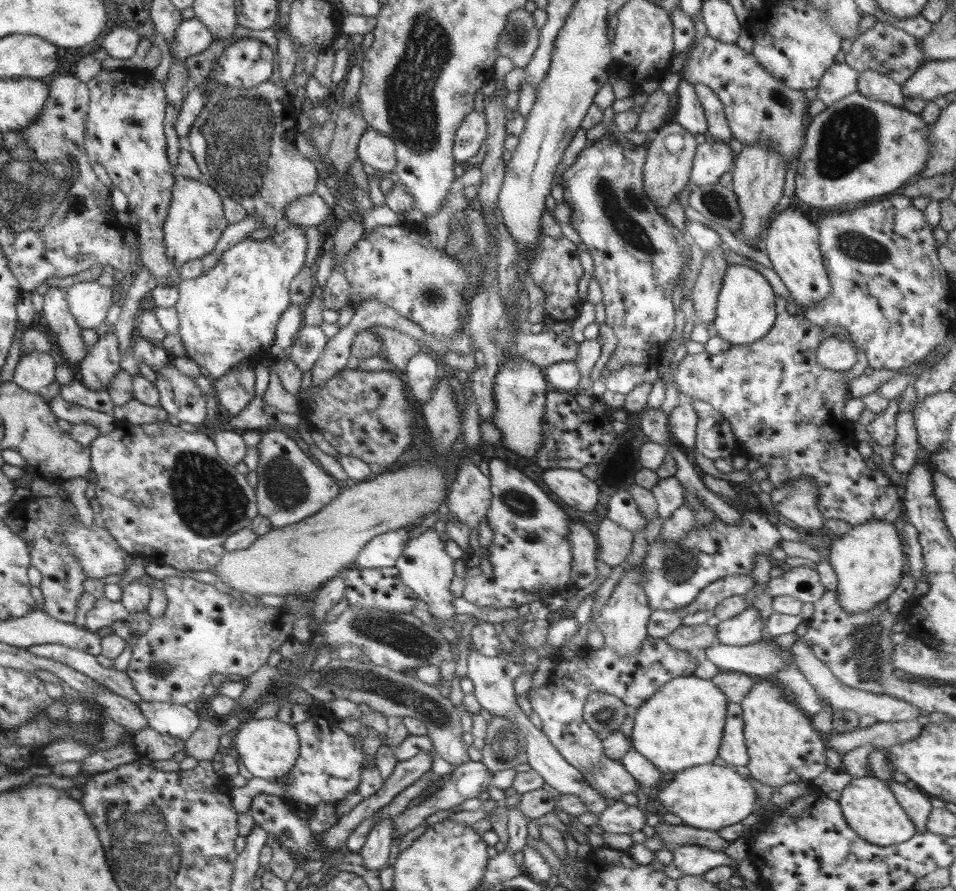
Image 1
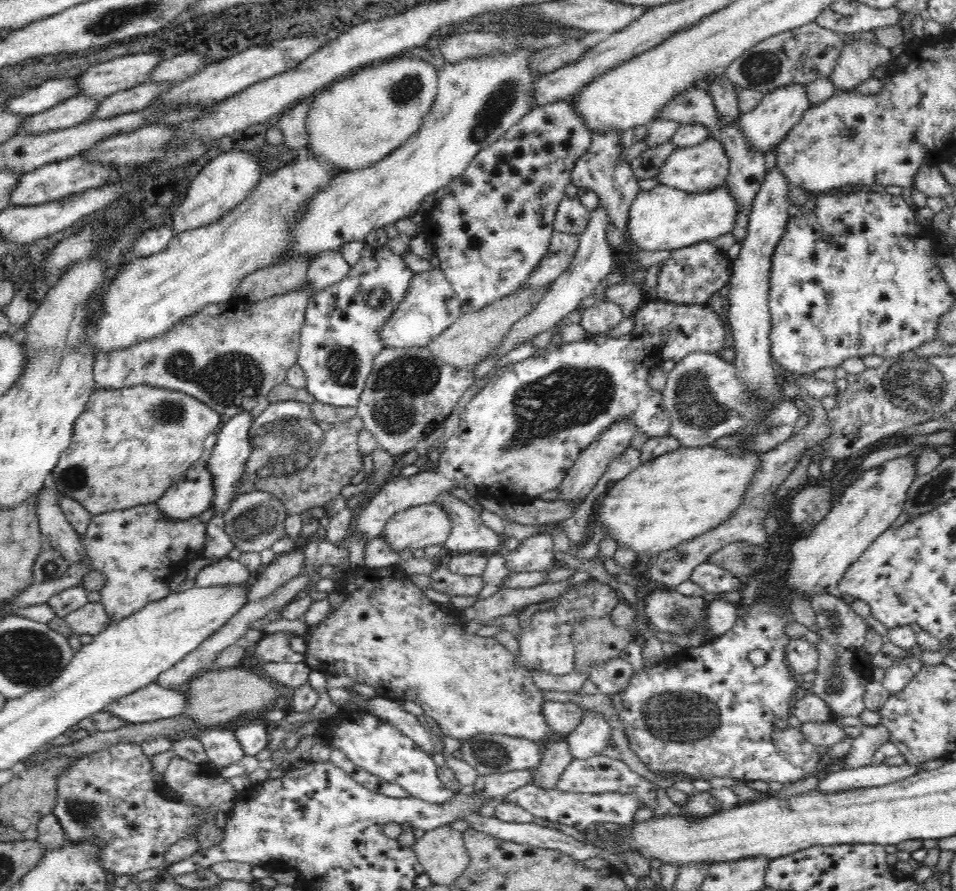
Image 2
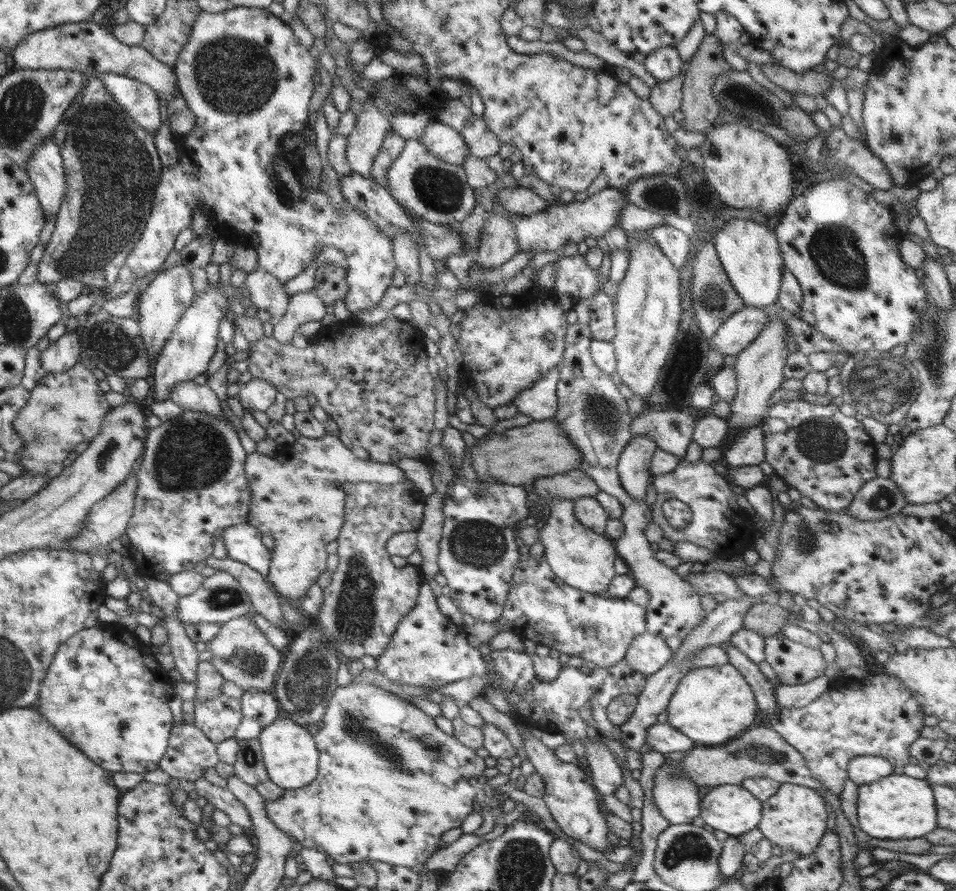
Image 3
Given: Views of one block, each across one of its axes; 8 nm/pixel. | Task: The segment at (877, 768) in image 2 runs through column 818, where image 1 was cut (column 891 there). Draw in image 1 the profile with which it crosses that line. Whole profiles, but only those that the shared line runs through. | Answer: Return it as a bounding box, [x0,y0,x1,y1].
[889,781,933,832]

